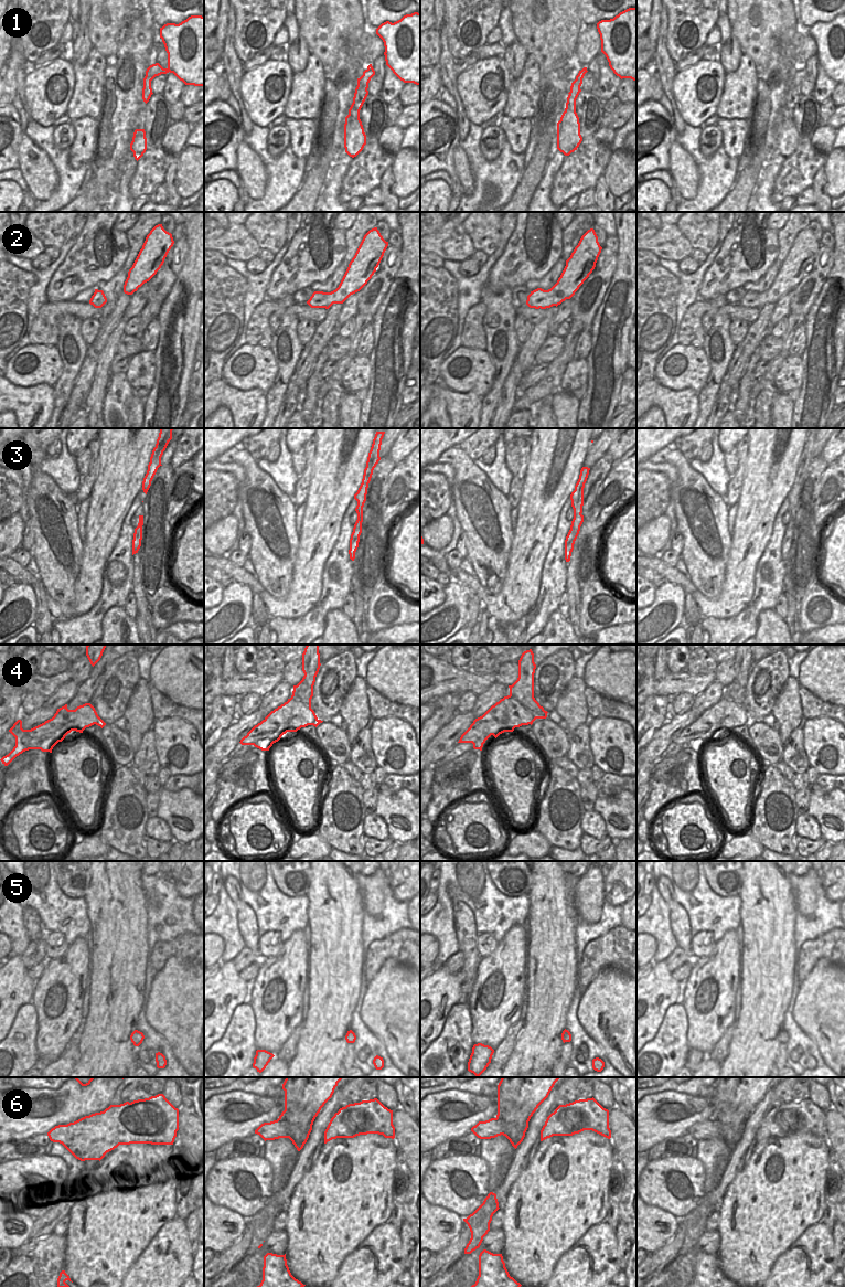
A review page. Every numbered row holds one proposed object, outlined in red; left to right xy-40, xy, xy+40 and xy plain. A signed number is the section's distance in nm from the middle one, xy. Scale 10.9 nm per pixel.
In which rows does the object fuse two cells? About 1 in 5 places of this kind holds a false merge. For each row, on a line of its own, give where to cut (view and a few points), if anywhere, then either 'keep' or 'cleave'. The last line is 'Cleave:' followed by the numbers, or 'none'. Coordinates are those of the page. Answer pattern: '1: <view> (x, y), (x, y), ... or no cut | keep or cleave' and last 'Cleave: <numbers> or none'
1: no cut | keep
2: no cut | keep
3: xy+40 (580, 512), (574, 516) | cleave
4: xy+40 (510, 693), (536, 718) | cleave
5: no cut | keep
6: xy+40 (496, 1117), (505, 1121), (517, 1121), (521, 1118), (528, 1120) | cleave
Cleave: 3, 4, 6

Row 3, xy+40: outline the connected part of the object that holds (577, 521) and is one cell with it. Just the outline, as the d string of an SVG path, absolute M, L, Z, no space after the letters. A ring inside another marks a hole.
M581 513L574 515L571 521L570 530L565 540L565 560L570 561L571 552L574 550L575 541L579 534L580 526L584 522L584 515Z

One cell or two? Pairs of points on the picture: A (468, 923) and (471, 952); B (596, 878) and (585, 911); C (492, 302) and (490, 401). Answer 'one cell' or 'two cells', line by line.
A: one cell
B: one cell
C: one cell

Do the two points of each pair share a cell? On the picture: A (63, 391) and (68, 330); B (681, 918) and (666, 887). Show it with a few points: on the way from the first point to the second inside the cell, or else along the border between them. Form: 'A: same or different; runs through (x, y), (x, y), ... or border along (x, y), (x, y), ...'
A: same; runs through (67, 375), (75, 362), (74, 346)
B: same; runs through (677, 911), (667, 895)

